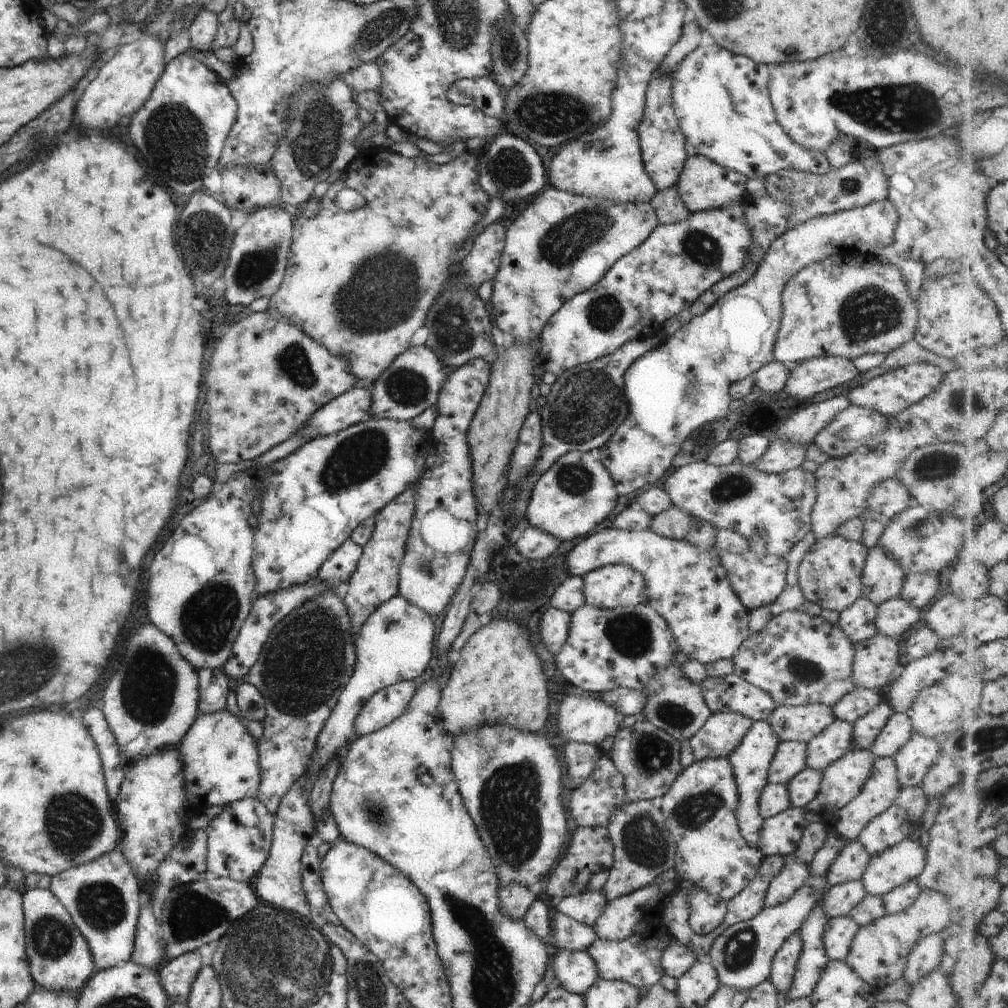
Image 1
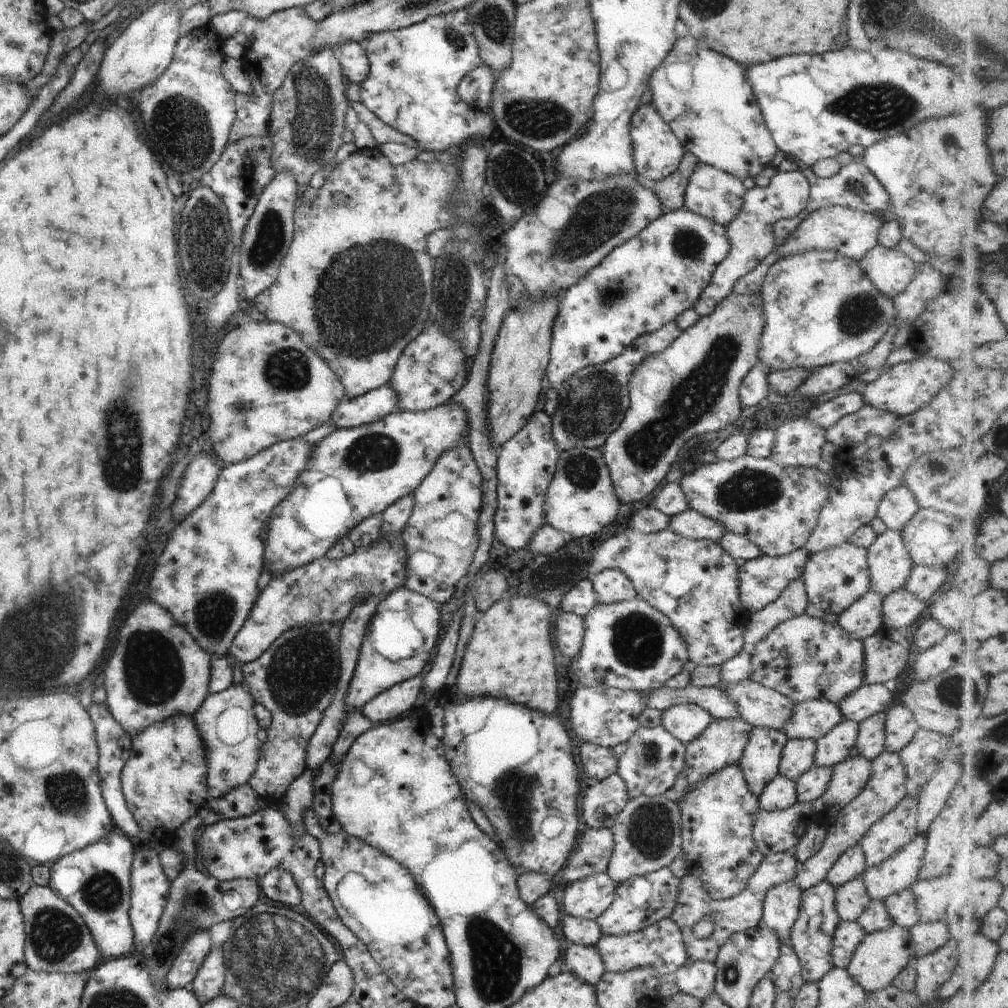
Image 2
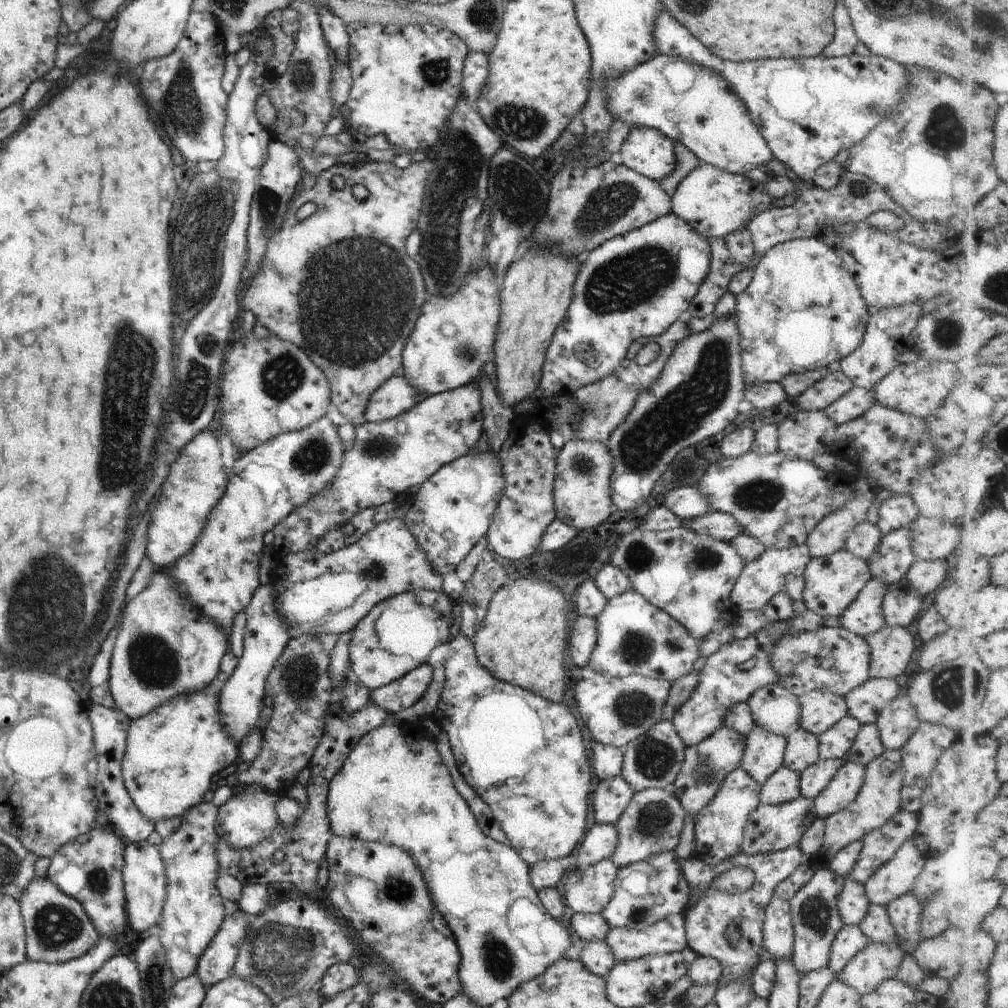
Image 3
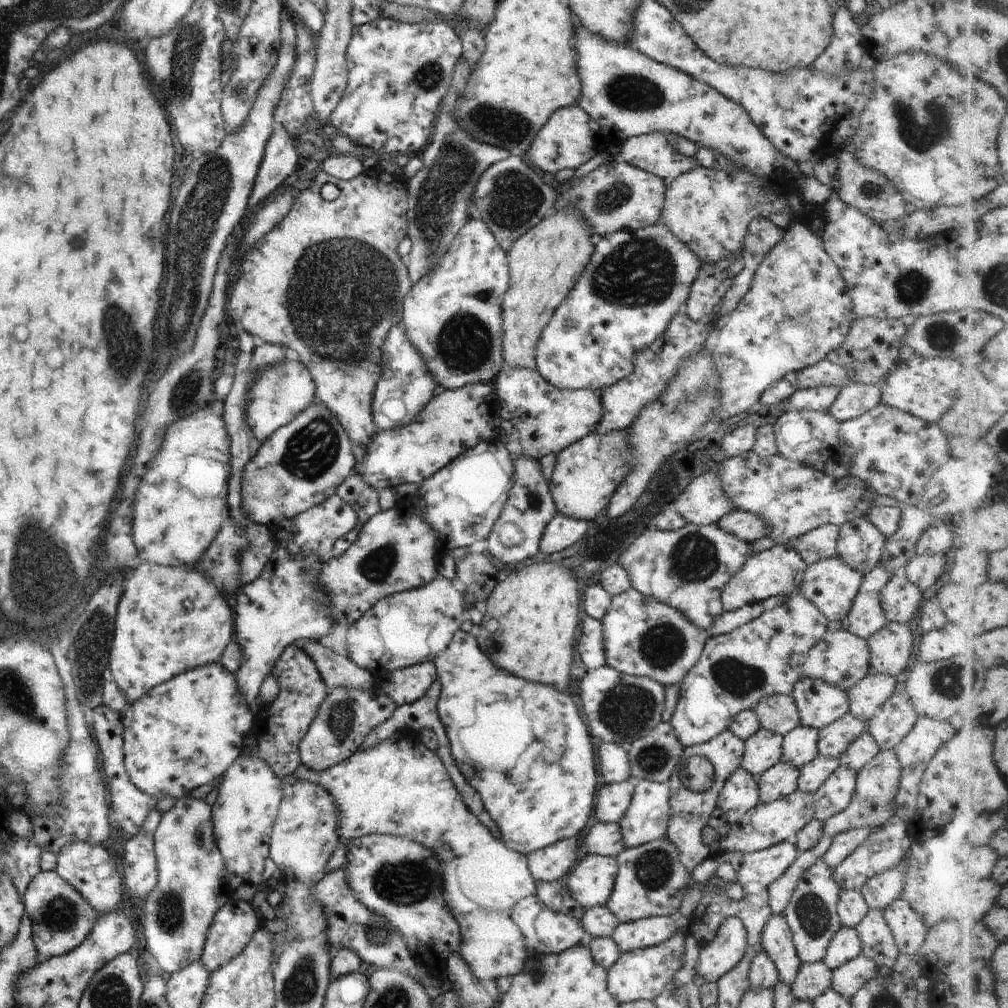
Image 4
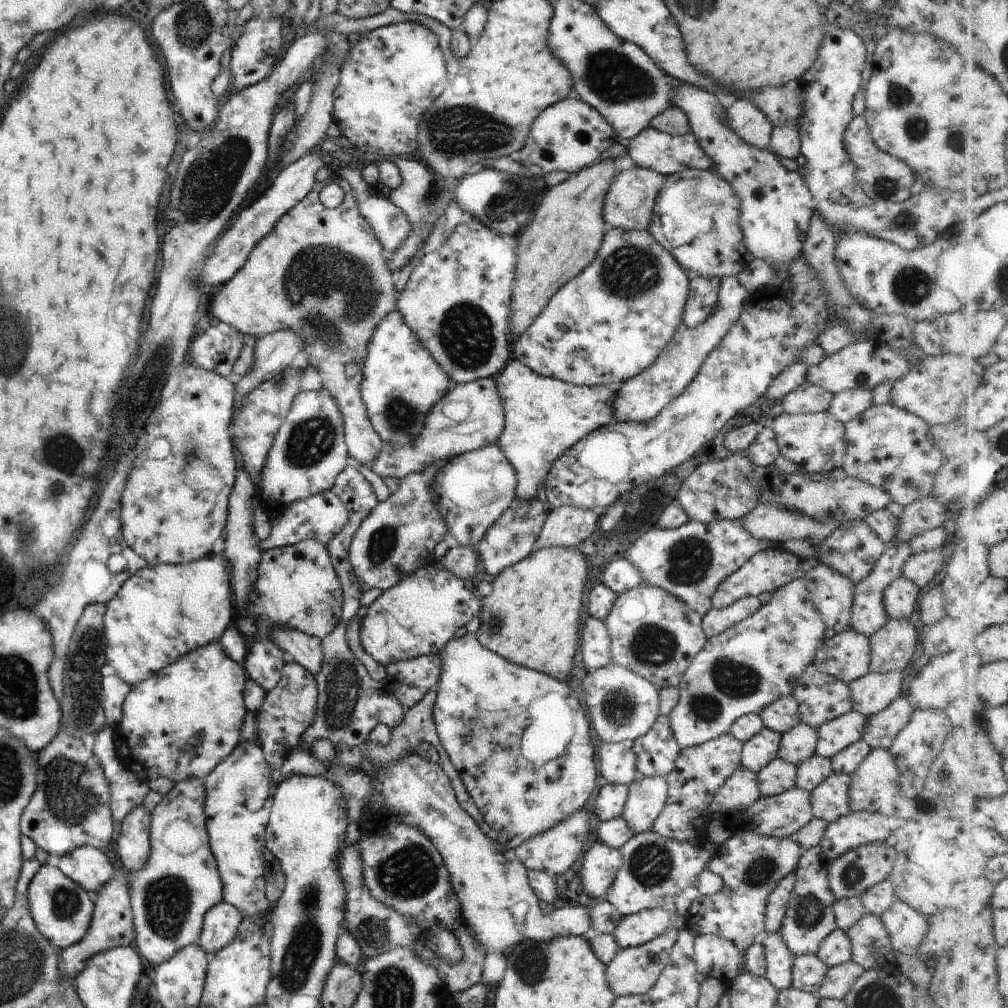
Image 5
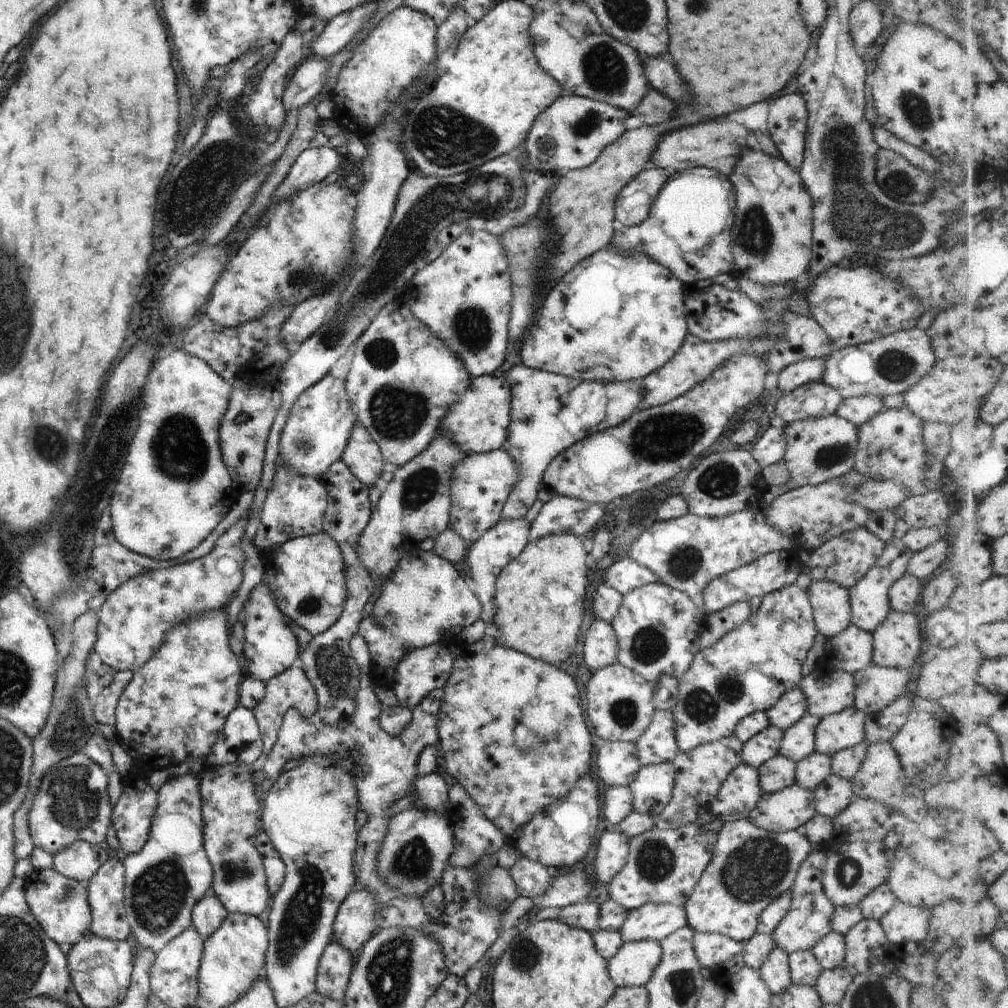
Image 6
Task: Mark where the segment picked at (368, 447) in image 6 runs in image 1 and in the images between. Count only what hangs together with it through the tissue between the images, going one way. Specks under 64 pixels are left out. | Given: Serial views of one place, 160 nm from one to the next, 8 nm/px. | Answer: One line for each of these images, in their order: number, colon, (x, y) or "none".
1: (360, 283)
2: (357, 307)
3: (340, 285)
4: (327, 282)
5: (297, 278)

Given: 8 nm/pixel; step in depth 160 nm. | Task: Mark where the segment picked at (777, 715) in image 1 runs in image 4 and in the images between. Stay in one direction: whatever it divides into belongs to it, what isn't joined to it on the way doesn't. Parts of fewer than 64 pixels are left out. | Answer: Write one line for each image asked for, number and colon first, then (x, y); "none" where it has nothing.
2: (812, 719)
3: (820, 710)
4: (819, 703)

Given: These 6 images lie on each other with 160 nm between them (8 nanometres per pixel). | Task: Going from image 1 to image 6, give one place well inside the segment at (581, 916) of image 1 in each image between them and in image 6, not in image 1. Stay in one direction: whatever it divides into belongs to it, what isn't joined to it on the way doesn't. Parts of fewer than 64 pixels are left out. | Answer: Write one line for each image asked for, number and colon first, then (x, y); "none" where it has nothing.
2: (588, 898)
3: (588, 890)
4: (591, 883)
5: (600, 863)
6: (612, 851)

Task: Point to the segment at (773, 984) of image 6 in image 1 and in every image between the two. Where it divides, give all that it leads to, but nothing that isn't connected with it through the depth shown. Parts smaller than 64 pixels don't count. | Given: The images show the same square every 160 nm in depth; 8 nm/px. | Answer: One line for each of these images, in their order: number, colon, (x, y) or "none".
1: (792, 875)
2: (781, 904)
3: (778, 934)
4: (776, 940)
5: (779, 960)

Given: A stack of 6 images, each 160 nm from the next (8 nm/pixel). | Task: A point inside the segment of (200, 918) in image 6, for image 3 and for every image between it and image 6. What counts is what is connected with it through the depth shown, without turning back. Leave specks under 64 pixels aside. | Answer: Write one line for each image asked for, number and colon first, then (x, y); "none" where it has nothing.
3: (217, 962)
4: (233, 925)
5: (220, 925)

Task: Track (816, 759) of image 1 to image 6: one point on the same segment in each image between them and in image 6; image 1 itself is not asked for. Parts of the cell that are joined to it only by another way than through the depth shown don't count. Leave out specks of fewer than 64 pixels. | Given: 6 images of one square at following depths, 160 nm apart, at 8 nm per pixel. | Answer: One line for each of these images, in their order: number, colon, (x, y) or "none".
2: (839, 744)
3: (835, 743)
4: (834, 740)
5: (835, 735)
6: (846, 729)

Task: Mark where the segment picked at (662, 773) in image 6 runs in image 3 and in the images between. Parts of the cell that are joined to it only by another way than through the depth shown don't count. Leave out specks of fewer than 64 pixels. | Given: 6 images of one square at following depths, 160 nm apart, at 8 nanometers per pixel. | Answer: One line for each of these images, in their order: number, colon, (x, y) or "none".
3: (652, 823)
4: (645, 820)
5: (647, 796)

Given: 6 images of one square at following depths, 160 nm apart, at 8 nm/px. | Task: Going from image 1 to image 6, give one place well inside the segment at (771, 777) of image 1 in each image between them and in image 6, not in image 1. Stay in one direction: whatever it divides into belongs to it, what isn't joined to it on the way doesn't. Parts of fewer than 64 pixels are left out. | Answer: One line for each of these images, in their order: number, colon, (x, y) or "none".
2: (798, 755)
3: (802, 750)
4: (800, 746)
5: (797, 745)
6: (798, 742)

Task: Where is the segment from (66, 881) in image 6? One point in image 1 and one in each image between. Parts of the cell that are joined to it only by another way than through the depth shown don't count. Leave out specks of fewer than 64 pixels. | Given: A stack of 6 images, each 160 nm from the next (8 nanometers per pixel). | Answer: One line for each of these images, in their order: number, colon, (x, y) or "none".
1: (59, 958)
2: (57, 940)
3: (57, 930)
4: (61, 918)
5: (62, 910)

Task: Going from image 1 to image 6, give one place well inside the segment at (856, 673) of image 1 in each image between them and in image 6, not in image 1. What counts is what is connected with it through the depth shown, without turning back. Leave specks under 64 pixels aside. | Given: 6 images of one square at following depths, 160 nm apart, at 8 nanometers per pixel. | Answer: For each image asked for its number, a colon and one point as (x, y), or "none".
2: (885, 654)
3: (891, 648)
4: (890, 648)
5: (893, 645)
6: (897, 643)

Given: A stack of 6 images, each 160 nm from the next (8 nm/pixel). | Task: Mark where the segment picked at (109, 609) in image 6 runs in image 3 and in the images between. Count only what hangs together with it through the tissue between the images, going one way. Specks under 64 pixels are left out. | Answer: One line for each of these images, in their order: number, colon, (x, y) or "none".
3: (166, 647)
4: (169, 620)
5: (161, 612)

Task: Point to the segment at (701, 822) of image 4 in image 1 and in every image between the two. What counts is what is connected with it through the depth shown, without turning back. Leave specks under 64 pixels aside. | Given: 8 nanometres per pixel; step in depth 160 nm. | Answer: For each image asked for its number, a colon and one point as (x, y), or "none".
1: (722, 732)
2: (722, 743)
3: (706, 764)

